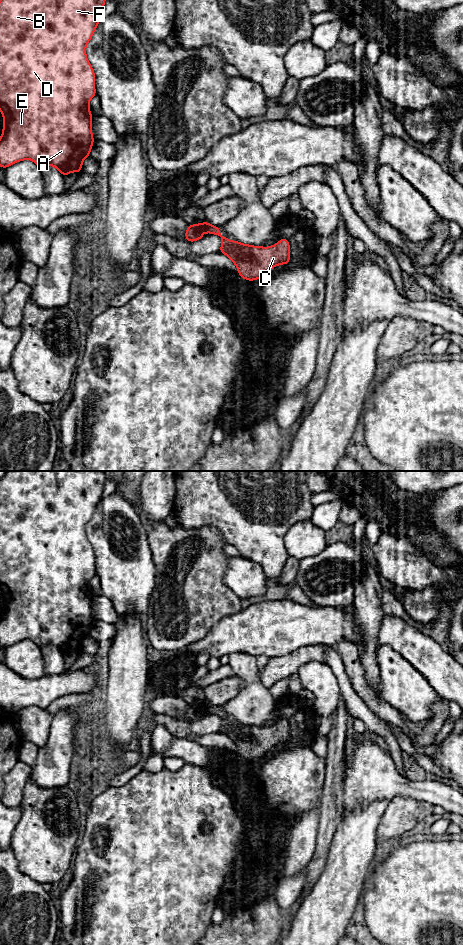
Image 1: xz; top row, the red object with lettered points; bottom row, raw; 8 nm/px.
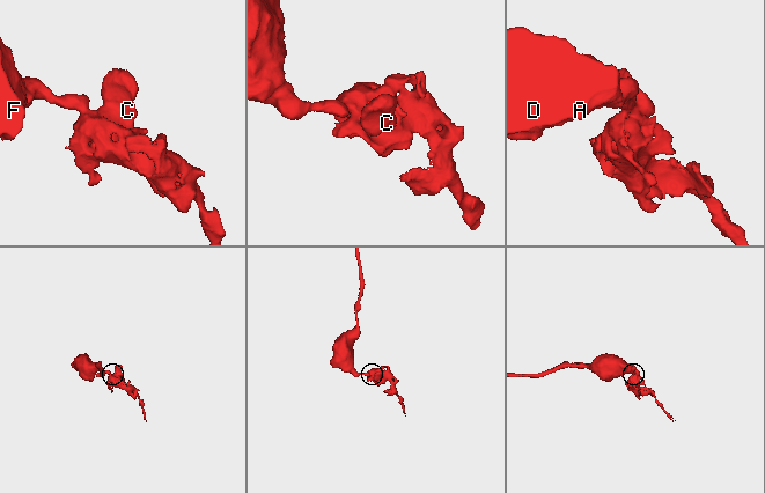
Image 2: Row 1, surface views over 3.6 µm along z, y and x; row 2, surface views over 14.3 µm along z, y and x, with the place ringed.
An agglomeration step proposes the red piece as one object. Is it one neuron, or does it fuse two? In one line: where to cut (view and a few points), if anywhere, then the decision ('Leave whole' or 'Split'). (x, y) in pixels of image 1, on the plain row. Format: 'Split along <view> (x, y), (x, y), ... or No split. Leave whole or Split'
Split along xz (198, 704), (201, 711). Split

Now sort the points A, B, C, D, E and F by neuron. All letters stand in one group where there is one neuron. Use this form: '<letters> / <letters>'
A B D E F / C

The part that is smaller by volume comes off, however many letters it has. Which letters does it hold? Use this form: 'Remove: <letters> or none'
Remove: C

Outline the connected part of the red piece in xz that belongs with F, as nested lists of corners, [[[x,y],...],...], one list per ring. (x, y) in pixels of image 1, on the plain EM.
[[[8,471],[0,480],[0,591],[4,598],[0,617],[0,647],[30,639],[41,649],[46,645],[57,648],[65,657],[71,652],[81,653],[82,643],[89,637],[94,618],[89,581],[96,575],[95,554],[86,537],[86,525],[102,498],[106,476],[103,471]]]

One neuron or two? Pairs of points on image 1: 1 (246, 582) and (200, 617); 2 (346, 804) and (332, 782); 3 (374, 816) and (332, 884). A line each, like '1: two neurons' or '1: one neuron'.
1: two neurons
2: two neurons
3: one neuron

